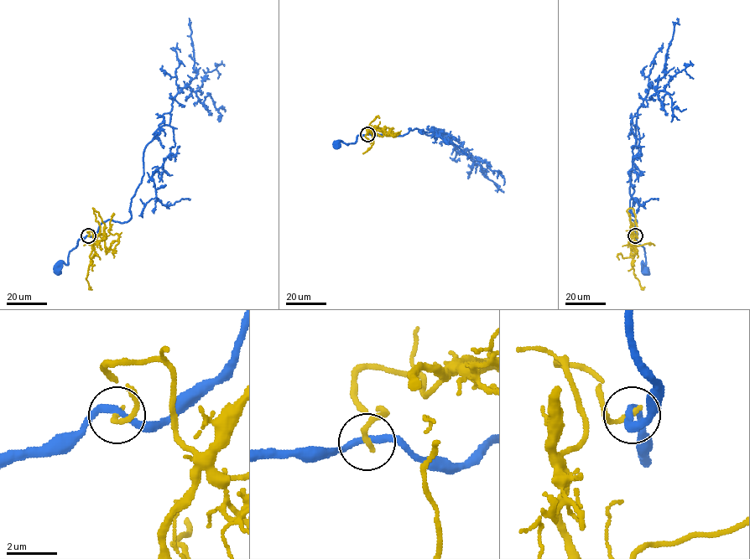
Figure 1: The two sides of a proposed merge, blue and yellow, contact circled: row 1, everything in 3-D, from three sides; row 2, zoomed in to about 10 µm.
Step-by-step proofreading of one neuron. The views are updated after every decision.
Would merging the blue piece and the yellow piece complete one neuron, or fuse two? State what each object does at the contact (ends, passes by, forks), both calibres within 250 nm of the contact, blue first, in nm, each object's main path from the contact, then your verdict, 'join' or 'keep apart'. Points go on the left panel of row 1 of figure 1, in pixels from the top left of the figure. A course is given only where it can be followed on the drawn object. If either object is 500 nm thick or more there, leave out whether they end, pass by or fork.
blue passes by; yellow ends; calibres 260 and 240 nm; course blue (88, 235), (80, 239), (69, 253), (68, 264), (62, 263), (57, 270); course yellow (88, 235), (91, 231), (104, 240), (106, 254), (112, 249), (119, 241), (117, 234), (109, 231), (113, 213); keep apart

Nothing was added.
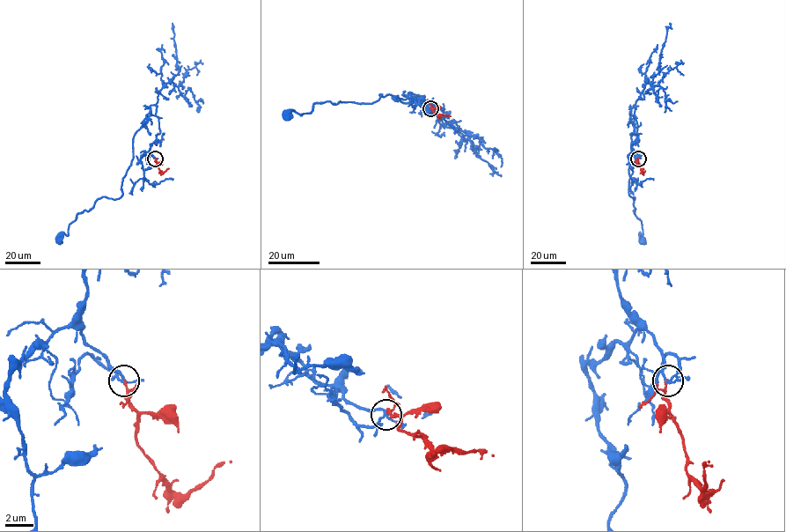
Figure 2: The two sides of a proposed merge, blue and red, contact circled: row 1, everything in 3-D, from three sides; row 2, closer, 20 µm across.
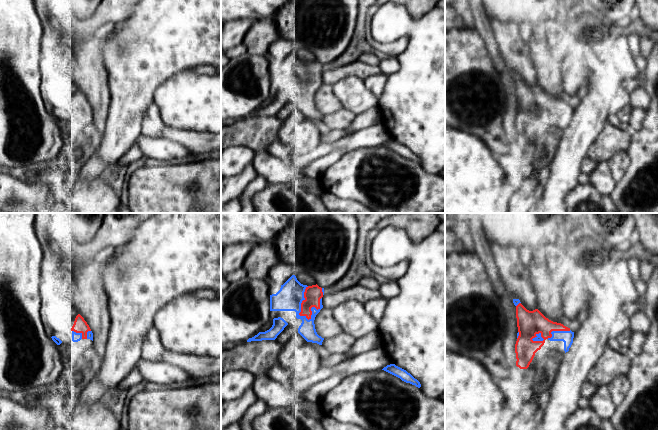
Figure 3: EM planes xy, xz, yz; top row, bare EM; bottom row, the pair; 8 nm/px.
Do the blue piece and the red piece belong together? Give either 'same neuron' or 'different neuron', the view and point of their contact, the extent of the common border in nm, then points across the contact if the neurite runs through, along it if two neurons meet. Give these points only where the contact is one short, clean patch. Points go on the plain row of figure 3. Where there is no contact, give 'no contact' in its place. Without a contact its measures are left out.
same neuron; meets blue in xz at (300, 81); contact 280 nm long

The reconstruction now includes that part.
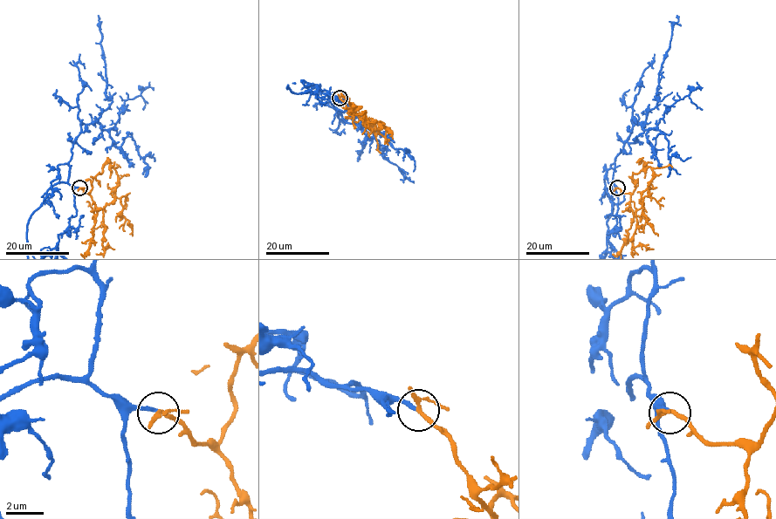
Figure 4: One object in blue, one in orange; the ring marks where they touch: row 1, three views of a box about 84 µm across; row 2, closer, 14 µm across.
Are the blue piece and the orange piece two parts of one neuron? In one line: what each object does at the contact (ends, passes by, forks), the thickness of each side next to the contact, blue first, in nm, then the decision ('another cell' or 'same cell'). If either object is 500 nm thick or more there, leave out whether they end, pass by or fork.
blue ends there; orange forks there; 190 nm thick on the blue side, 180 nm on the other; same cell

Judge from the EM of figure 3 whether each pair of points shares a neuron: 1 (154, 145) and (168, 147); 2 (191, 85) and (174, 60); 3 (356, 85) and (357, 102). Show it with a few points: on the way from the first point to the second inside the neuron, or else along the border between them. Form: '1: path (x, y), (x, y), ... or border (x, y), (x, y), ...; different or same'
1: path (157, 147), (165, 147); same
2: border (191, 68), (178, 71), (162, 84); different
3: path (356, 89), (357, 98); same

